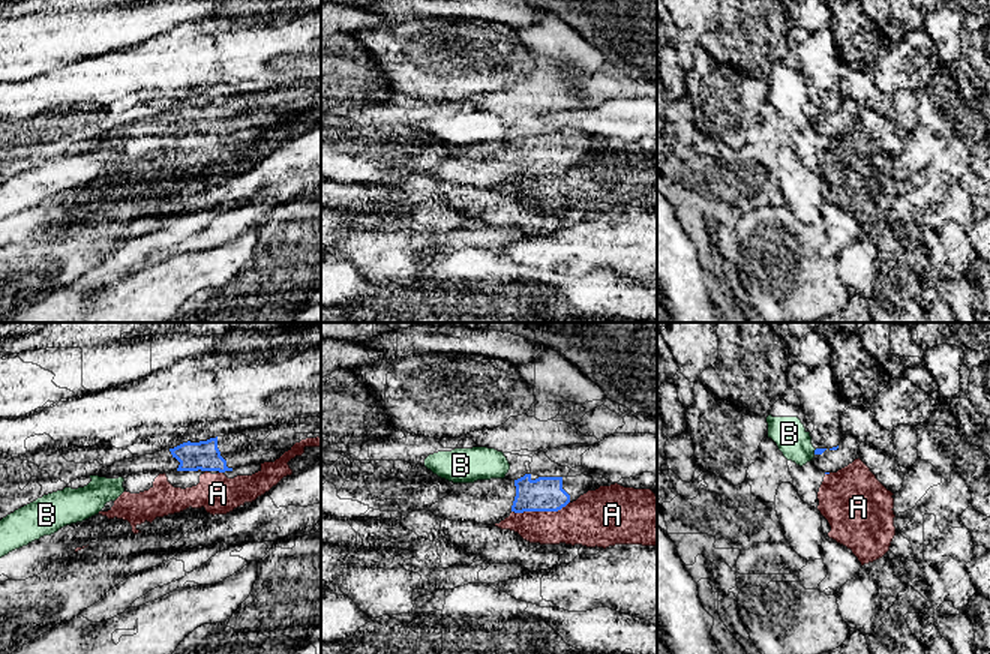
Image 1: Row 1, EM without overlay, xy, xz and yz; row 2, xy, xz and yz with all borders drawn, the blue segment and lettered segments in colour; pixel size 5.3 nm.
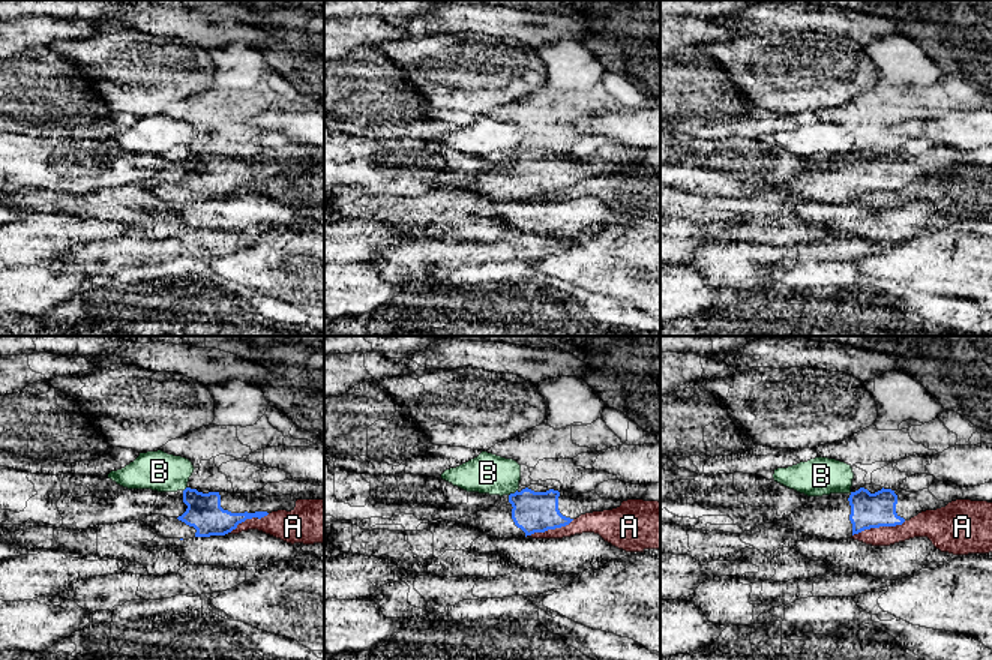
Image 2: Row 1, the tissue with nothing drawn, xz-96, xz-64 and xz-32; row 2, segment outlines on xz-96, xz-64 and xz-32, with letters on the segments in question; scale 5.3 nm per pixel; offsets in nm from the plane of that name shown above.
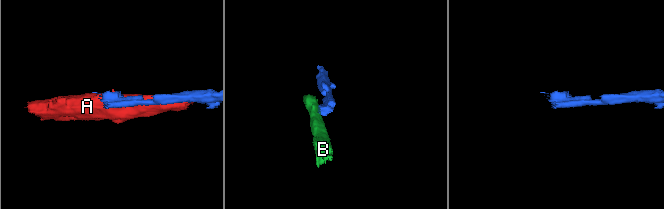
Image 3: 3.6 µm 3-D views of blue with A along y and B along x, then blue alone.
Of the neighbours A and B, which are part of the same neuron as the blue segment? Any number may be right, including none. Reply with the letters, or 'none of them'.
none of them

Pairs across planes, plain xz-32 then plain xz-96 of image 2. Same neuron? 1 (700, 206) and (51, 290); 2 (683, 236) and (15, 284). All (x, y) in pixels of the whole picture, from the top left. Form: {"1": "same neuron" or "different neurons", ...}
{"1": "different neurons", "2": "different neurons"}

